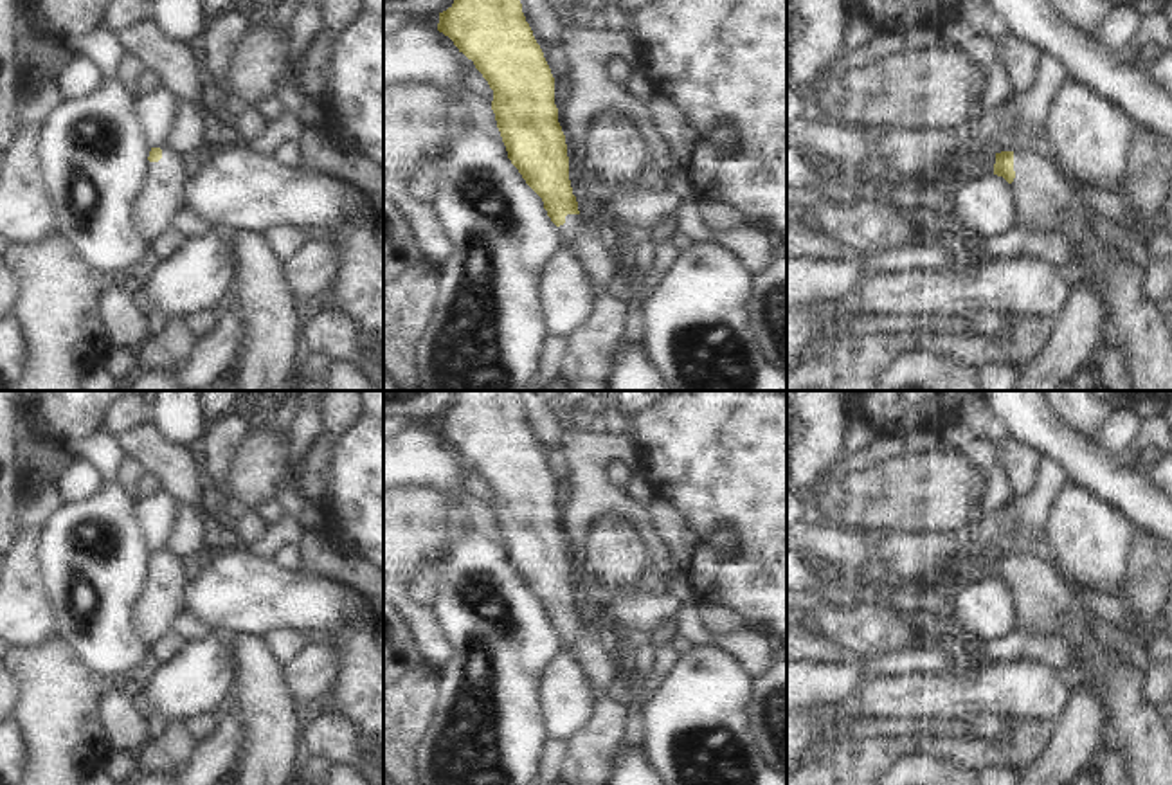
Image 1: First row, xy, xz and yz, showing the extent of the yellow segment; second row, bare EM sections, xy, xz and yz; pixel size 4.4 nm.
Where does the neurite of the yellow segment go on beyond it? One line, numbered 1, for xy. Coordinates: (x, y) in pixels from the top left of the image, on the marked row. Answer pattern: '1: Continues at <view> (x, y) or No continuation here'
1: Continues at xy (162, 195).

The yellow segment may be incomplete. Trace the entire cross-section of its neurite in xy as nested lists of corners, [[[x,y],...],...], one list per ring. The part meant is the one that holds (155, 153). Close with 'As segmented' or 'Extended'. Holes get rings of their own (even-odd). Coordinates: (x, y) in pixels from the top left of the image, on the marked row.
[[[167,146],[151,148],[148,160],[148,176],[133,203],[133,221],[139,234],[151,241],[184,209],[191,162]]]. Extended.

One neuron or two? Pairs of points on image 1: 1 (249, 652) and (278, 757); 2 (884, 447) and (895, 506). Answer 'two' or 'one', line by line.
1: one
2: two

